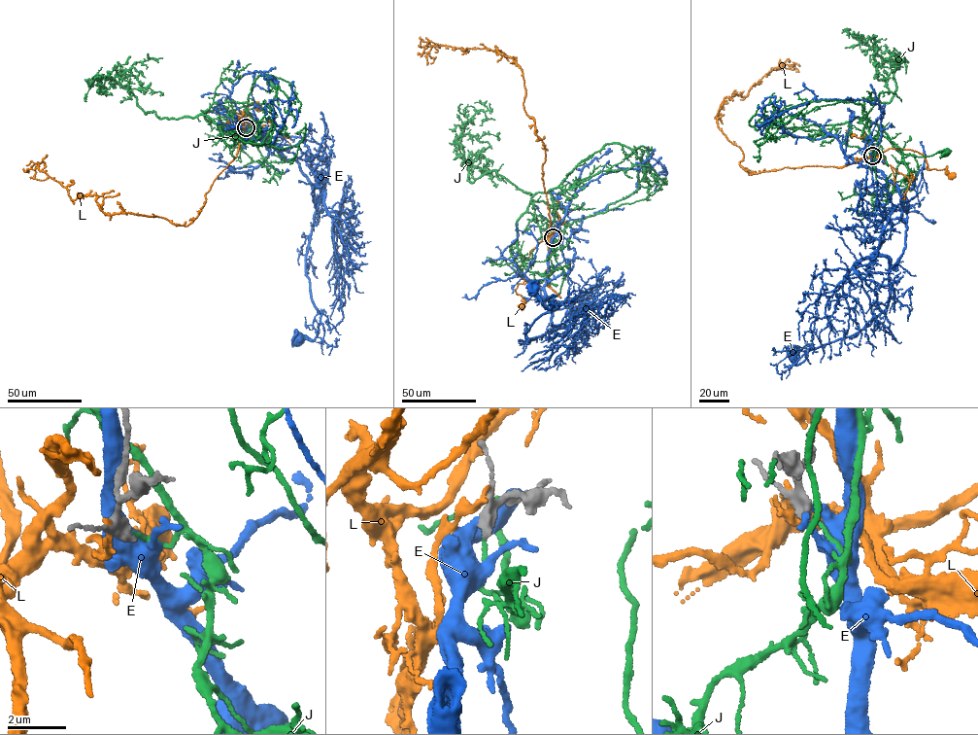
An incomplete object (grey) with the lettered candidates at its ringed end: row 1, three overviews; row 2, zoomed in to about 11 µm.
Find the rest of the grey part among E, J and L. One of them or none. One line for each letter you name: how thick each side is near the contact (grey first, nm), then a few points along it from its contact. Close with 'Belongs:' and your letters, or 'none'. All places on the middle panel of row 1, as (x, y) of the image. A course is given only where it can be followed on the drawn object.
Belongs: none

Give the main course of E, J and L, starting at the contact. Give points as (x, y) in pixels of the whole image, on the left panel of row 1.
E: (245, 127), (269, 140), (281, 160), (297, 162), (318, 198), (305, 267), (321, 314), (314, 339), (300, 337)
J: (246, 127), (248, 125), (243, 120), (226, 111), (255, 103), (269, 105), (278, 87), (275, 80), (270, 81)
L: (245, 126), (238, 129), (233, 110), (247, 116), (245, 112), (251, 104), (257, 108)

